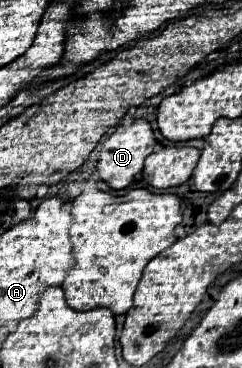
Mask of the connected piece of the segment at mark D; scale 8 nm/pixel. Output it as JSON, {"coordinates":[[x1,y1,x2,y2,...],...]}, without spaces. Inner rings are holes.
{"coordinates":[[133,119,131,125,121,125,115,129,115,133,103,143,99,151,97,161,97,173,99,177,111,187,111,189,125,189,133,183,135,175,143,171,143,161,147,155,151,155,155,149,155,137,151,131,151,125,145,119]]}

